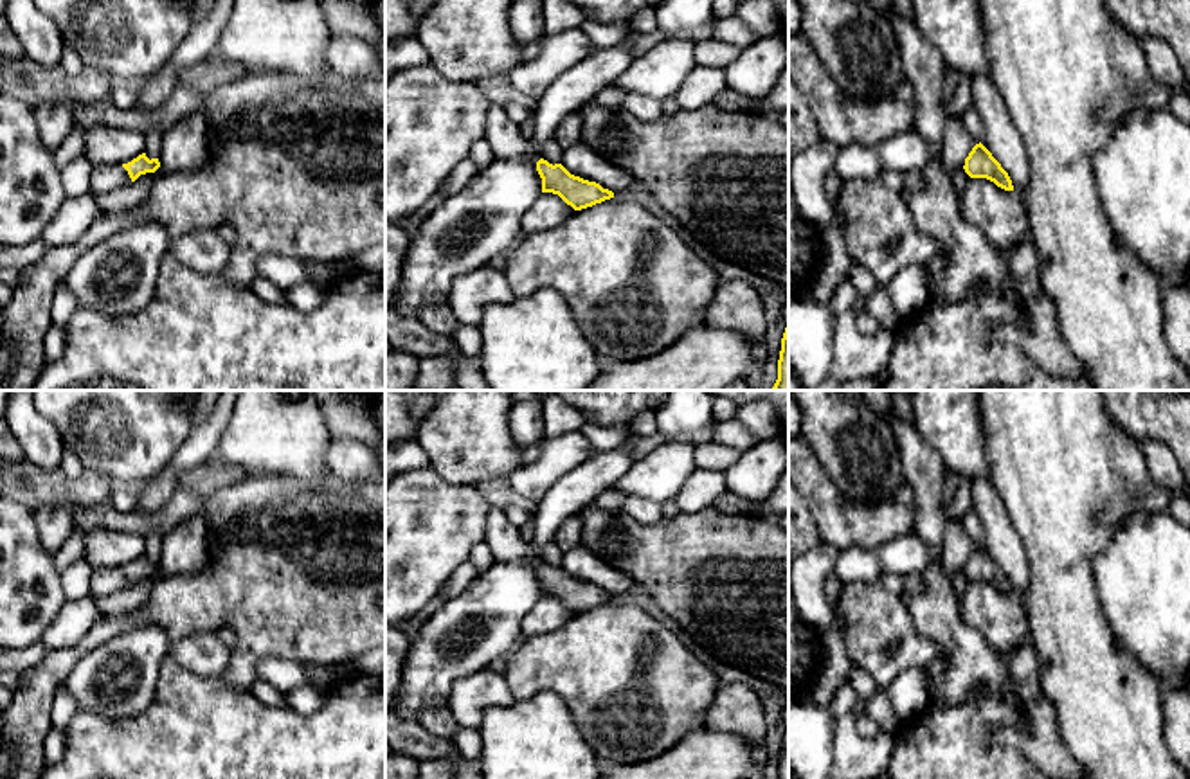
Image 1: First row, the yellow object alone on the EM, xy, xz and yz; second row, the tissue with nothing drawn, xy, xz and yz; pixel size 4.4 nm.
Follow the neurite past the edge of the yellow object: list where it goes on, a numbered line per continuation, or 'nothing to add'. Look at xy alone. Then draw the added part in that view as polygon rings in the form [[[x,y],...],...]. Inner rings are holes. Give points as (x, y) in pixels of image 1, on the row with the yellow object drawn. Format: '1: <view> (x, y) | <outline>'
1: xy (103, 179) | [[[122,166],[92,167],[90,193],[110,193],[130,184],[131,184],[131,178]]]

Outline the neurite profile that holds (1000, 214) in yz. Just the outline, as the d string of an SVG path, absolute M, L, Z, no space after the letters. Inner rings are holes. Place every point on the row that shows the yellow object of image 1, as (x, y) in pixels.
M987 178L969 180L958 196L958 209L961 218L999 250L1010 250L1030 237L1023 196L1017 191L1005 191Z

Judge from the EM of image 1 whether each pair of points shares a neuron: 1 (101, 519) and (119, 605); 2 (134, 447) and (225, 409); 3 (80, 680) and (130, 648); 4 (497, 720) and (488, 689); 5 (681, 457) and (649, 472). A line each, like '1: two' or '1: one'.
1: two
2: two
3: one
4: two
5: one

